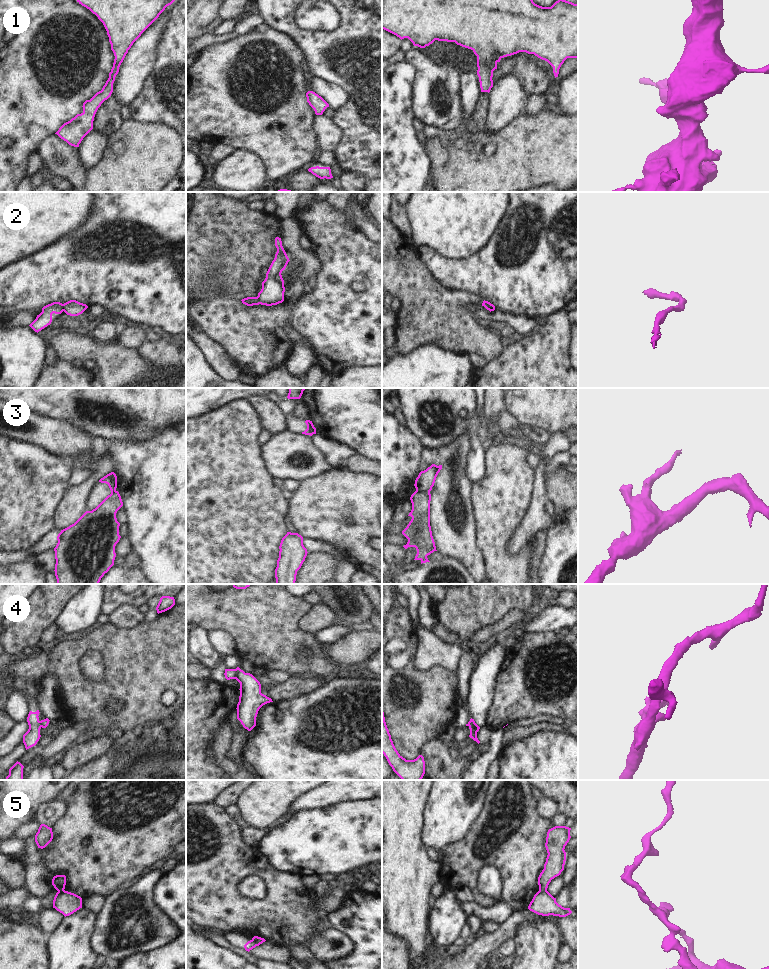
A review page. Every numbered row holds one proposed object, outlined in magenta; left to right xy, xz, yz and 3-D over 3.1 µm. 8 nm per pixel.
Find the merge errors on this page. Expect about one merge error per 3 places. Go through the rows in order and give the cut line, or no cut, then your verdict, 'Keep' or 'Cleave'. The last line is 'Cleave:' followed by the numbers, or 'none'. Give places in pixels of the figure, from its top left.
1: No split. Keep
2: Split along xz (257, 296), (257, 300), (260, 303). Cleave
3: Split along xz (307, 420), (310, 426), (310, 434). Cleave
4: Split along yz (470, 724), (476, 733). Cleave
5: Split along yz (539, 889), (546, 890). Cleave
Cleave: 2, 3, 4, 5.

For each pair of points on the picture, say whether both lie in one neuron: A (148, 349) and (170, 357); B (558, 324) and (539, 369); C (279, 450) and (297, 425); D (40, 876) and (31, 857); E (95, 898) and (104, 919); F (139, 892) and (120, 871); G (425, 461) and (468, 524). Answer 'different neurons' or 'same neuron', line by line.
A: same neuron
B: same neuron
C: different neurons
D: same neuron
E: different neurons
F: different neurons
G: different neurons

